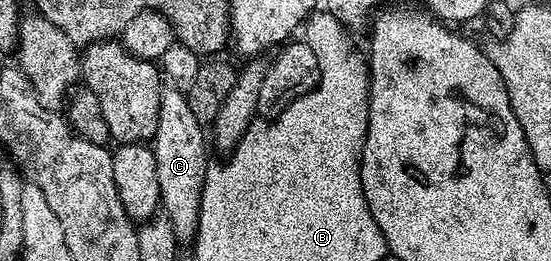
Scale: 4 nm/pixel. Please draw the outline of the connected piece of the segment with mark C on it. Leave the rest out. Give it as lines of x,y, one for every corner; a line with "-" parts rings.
170,85
163,87
163,96
161,97
161,105
159,106
159,112
157,113
157,133
153,140
153,150
157,157
157,185
159,186
159,197
161,200
161,211
162,214
172,222
173,233
176,235
179,241
191,241
195,238
195,232
199,230
199,210
201,209
201,201
203,200
203,183
207,179
207,169
209,166
209,160
207,160
207,143
209,147
209,139
203,136
205,131
204,124
197,121
197,117
193,117
193,109
189,105
186,94
172,87

